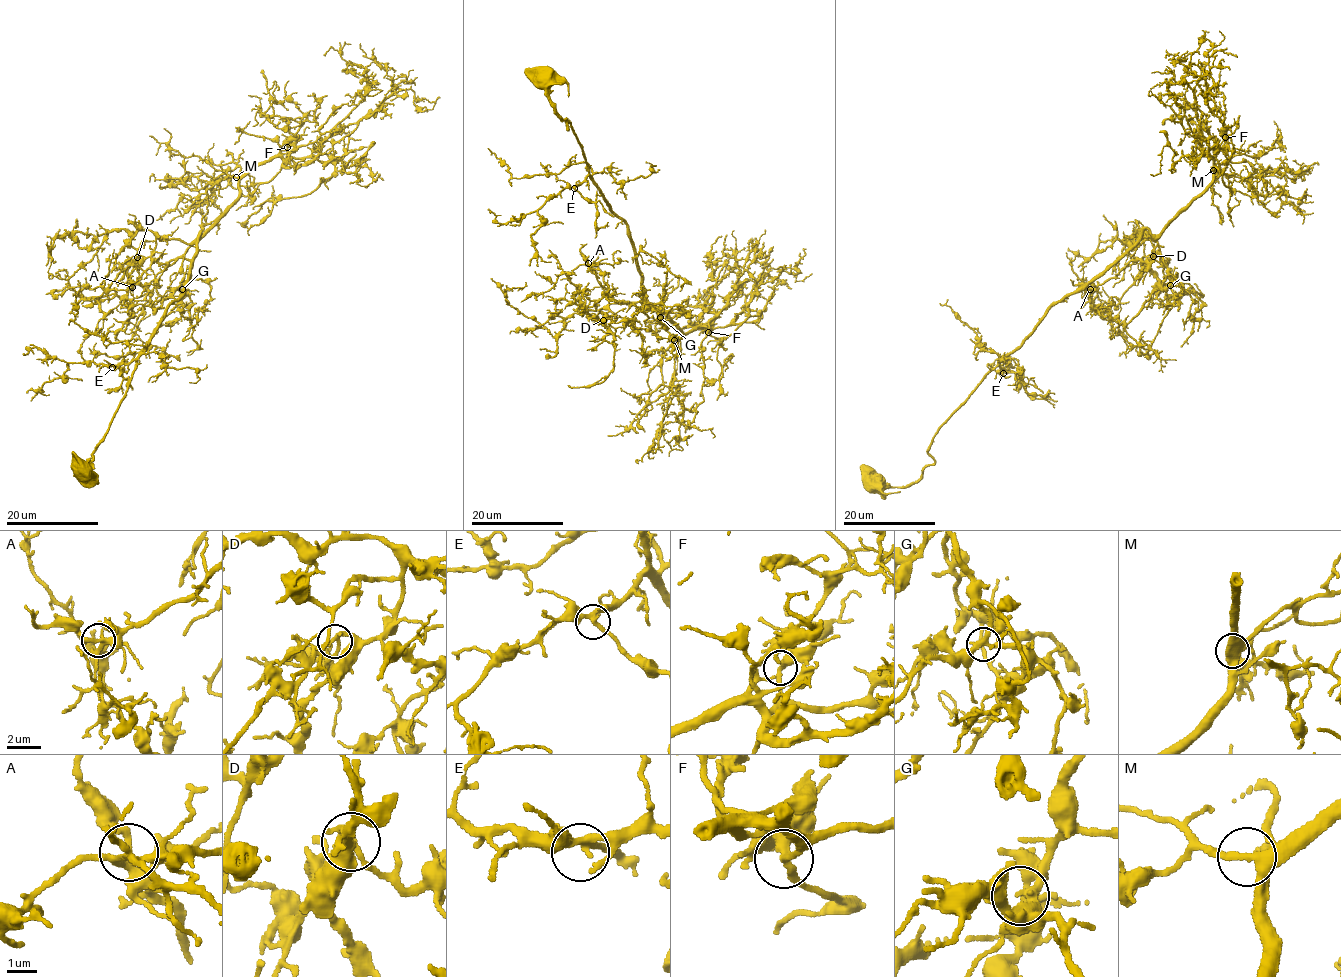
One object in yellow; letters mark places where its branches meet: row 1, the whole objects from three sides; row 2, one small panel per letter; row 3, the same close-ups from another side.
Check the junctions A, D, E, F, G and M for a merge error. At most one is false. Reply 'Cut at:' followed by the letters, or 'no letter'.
Cut at: no letter

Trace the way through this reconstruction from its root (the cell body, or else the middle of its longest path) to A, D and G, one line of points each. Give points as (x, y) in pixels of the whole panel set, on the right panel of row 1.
A: (875, 482), (920, 477), (937, 429), (982, 378), (1146, 229), (1156, 257), (1090, 289)
D: (875, 482), (907, 487), (920, 477), (934, 462), (937, 429), (982, 378), (1145, 228), (1153, 256)
G: (875, 482), (907, 487), (920, 477), (934, 462), (937, 429), (982, 378), (1145, 228), (1170, 285)

